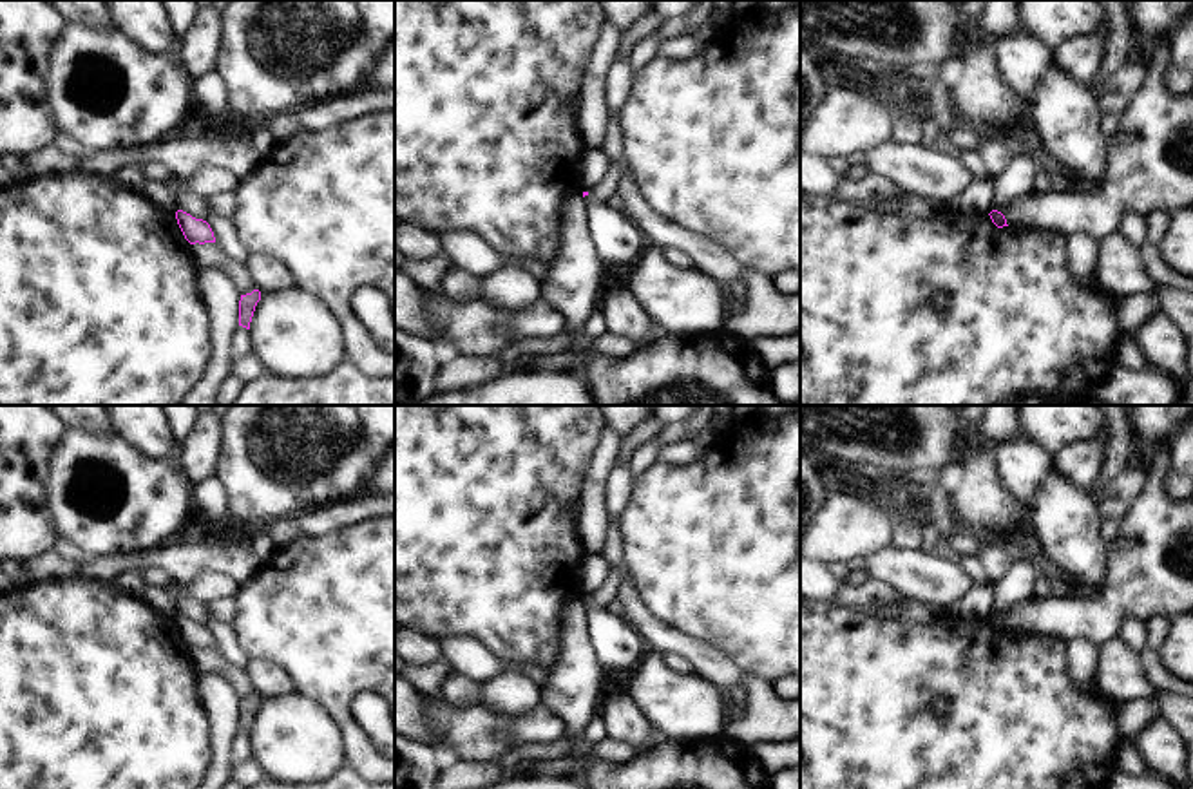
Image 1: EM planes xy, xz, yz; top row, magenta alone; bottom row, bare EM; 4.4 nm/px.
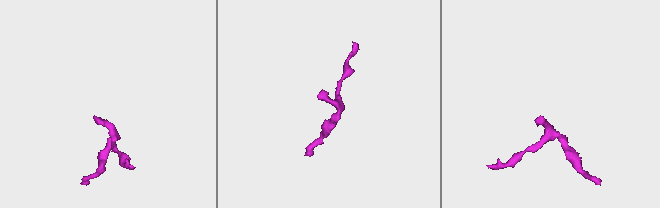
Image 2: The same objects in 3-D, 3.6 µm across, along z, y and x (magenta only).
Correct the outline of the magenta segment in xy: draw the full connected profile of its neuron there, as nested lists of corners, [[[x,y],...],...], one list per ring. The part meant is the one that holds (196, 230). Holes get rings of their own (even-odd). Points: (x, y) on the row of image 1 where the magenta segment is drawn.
[[[177,210],[176,212],[177,224],[190,244],[205,244],[215,242],[214,232],[210,224],[203,219],[196,219],[190,214]]]

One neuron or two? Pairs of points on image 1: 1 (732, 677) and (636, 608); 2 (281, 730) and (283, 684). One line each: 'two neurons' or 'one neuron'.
1: one neuron
2: two neurons

